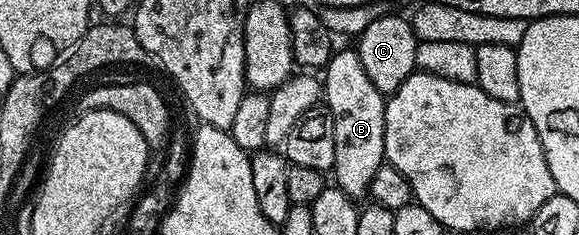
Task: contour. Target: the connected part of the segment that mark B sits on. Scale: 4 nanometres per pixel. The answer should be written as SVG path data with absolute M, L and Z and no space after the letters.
M354 48L332 52L321 80L325 107L333 115L334 184L351 197L366 198L377 167L385 164L385 94L373 87Z

